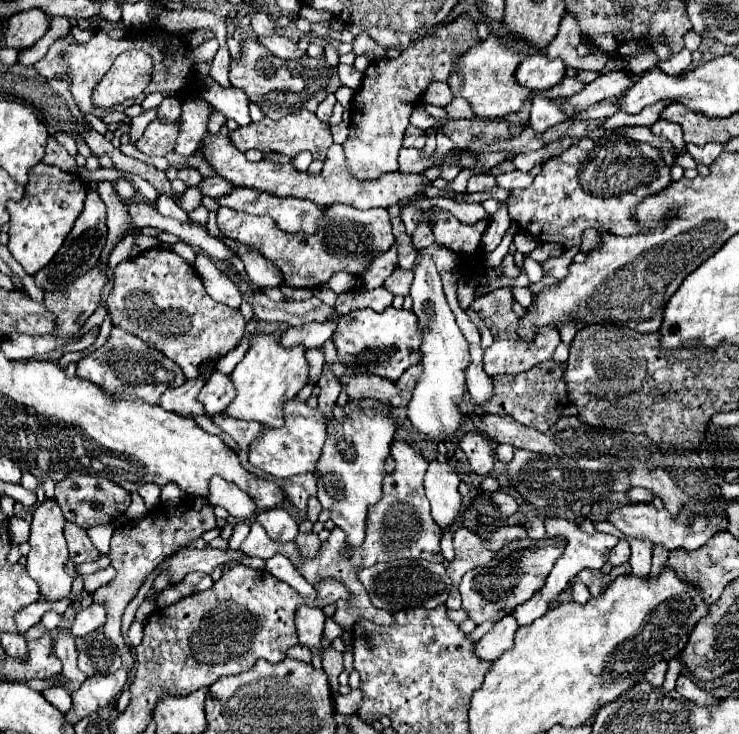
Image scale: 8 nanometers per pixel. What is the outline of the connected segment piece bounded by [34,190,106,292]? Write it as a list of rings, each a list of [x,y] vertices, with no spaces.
[[[88,190],[84,210],[76,218],[74,228],[68,234],[68,238],[64,240],[56,258],[48,266],[44,266],[40,272],[34,274],[36,286],[40,286],[44,292],[64,288],[76,276],[82,276],[82,272],[88,272],[88,268],[92,268],[92,264],[98,264],[98,258],[100,258],[100,252],[104,250],[104,244],[106,244],[106,208],[104,208],[104,202],[100,200],[98,192]]]

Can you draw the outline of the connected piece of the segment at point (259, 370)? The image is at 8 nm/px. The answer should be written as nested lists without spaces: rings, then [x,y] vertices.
[[[258,332],[252,342],[250,350],[246,352],[244,360],[234,368],[232,380],[236,386],[236,398],[226,408],[226,412],[234,418],[242,420],[256,420],[268,426],[284,424],[282,408],[284,400],[290,400],[300,392],[300,388],[308,382],[308,362],[304,356],[304,348],[300,344],[294,348],[284,348],[280,338],[274,332]]]

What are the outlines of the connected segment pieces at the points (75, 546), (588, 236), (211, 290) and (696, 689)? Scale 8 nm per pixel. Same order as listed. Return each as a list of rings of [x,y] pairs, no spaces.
[[[66,524],[64,526],[64,536],[68,540],[68,552],[70,552],[70,560],[78,566],[84,562],[90,562],[90,552],[92,558],[98,558],[98,550],[92,544],[92,540],[88,538],[84,528],[76,528],[74,524]]]
[[[588,230],[588,232],[584,232],[584,242],[580,244],[580,250],[582,250],[584,254],[588,254],[588,252],[594,250],[600,242],[602,242],[602,232],[598,232],[598,230]]]
[[[196,254],[196,272],[200,272],[200,278],[204,280],[206,292],[222,304],[228,304],[232,308],[238,308],[242,302],[242,296],[238,292],[238,286],[226,278],[224,274],[215,266],[215,263],[206,254]]]
[[[686,674],[678,676],[676,690],[682,698],[686,698],[686,700],[698,704],[698,706],[716,706],[716,704],[720,704],[720,698],[714,698],[710,692],[706,692],[698,684],[694,684]]]

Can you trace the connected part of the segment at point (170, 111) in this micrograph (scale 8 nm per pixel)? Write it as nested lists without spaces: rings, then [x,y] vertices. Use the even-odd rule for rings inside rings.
[[[166,96],[158,106],[158,116],[166,120],[178,120],[182,114],[182,102],[178,96]]]

